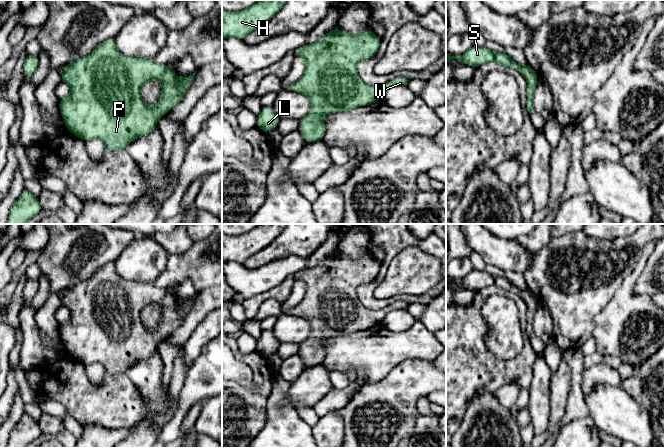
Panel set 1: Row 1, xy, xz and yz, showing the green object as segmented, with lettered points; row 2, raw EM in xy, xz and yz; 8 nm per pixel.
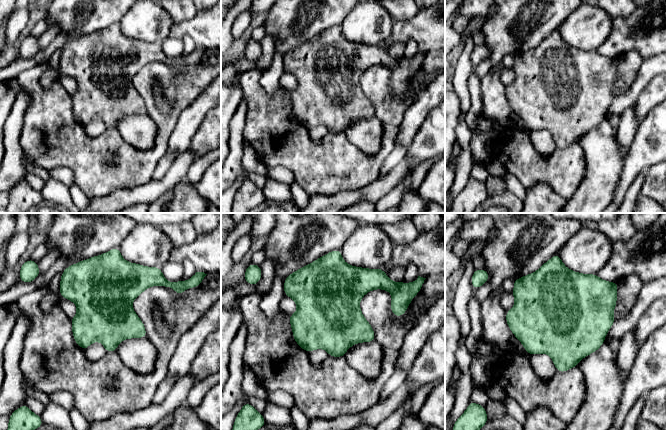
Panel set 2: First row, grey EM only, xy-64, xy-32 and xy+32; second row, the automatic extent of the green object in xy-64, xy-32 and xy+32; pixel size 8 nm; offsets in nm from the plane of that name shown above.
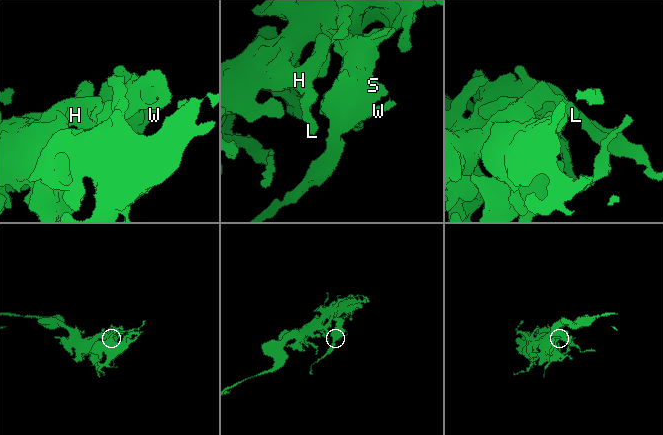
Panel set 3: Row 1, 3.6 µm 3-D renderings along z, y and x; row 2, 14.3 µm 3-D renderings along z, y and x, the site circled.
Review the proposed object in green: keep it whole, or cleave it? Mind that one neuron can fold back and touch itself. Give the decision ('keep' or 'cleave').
keep

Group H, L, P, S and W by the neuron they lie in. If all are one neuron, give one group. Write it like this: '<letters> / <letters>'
H L P S W

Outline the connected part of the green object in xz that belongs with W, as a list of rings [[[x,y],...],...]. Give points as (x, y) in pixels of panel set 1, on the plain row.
[[[335,251],[318,265],[301,270],[292,276],[294,280],[302,280],[305,284],[303,299],[287,311],[288,315],[300,317],[311,326],[310,336],[299,344],[299,354],[305,367],[324,364],[326,353],[322,342],[325,339],[371,329],[381,324],[392,310],[408,308],[409,304],[406,302],[395,302],[382,309],[371,310],[359,301],[357,288],[373,282],[379,274],[380,267],[381,261],[376,260],[369,252],[361,254],[354,260]]]

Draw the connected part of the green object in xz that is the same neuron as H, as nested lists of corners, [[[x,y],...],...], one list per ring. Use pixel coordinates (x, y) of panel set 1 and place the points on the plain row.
[[[260,224],[238,236],[222,232],[222,263],[232,261],[244,264],[249,257],[270,245],[286,226],[287,224]]]

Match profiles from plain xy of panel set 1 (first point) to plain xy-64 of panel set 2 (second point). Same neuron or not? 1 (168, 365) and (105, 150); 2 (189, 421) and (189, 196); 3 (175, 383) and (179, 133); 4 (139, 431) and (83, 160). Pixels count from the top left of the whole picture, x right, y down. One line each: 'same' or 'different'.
1: same
2: different
3: different
4: different

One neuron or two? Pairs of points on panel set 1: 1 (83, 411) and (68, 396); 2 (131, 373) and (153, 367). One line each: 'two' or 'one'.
1: one
2: one

